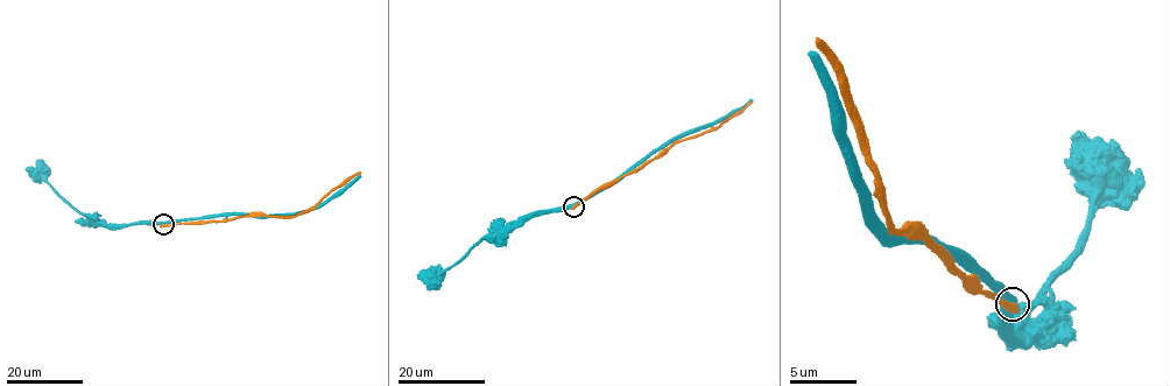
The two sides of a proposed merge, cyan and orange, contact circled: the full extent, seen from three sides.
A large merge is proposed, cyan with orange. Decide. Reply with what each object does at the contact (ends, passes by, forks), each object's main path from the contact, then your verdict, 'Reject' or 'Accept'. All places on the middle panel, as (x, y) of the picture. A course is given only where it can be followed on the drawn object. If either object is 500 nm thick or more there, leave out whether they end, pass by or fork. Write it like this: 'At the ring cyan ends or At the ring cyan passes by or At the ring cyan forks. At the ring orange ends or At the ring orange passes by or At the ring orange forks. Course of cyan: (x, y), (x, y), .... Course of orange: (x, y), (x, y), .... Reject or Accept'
Course of cyan: (575, 206), (617, 183), (669, 142), (742, 110), (752, 99). Course of orange: (575, 206), (660, 158), (676, 142), (716, 130), (752, 102). Reject

